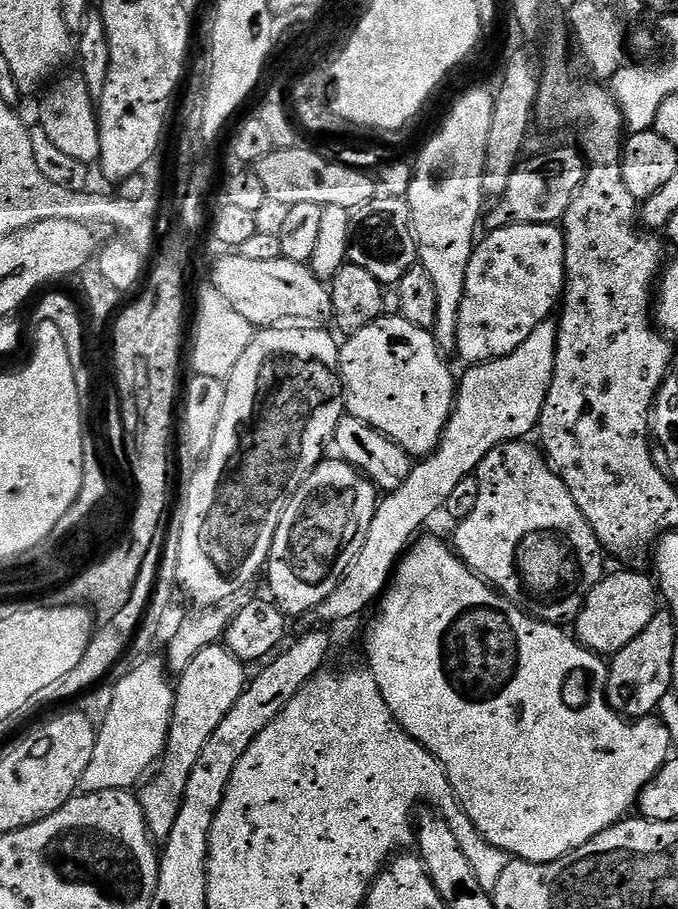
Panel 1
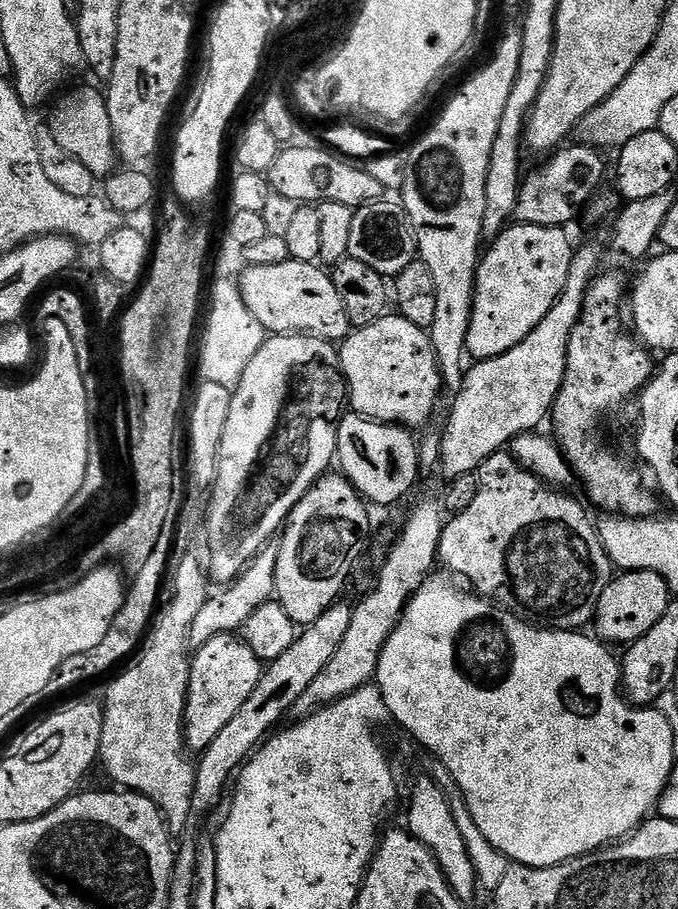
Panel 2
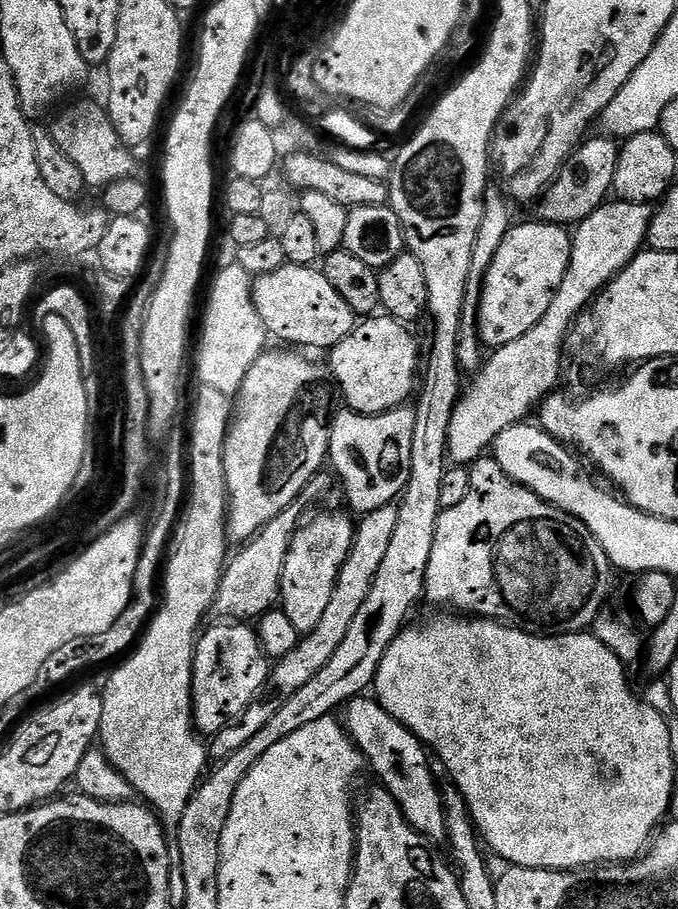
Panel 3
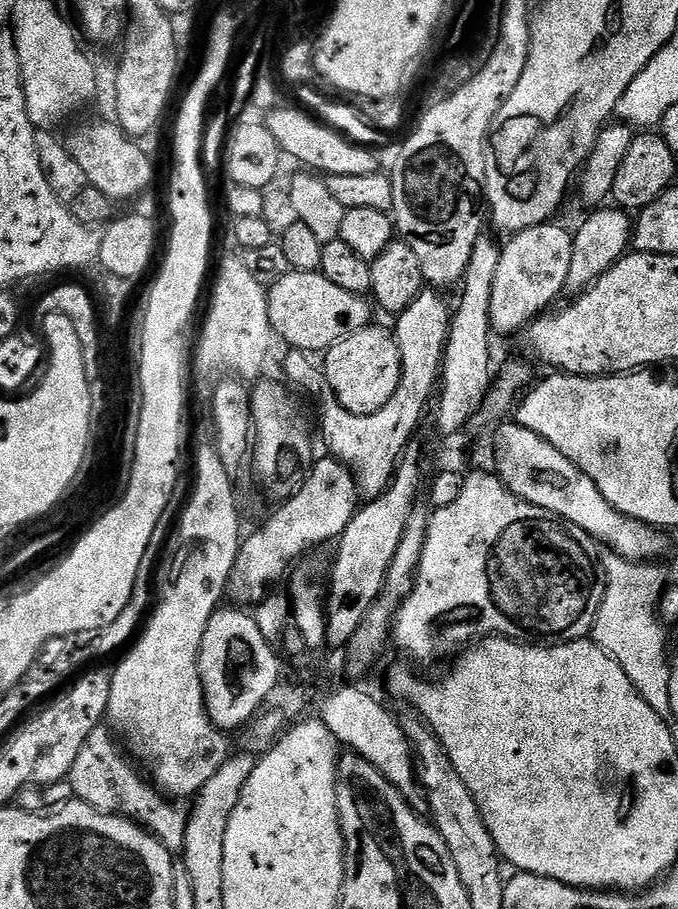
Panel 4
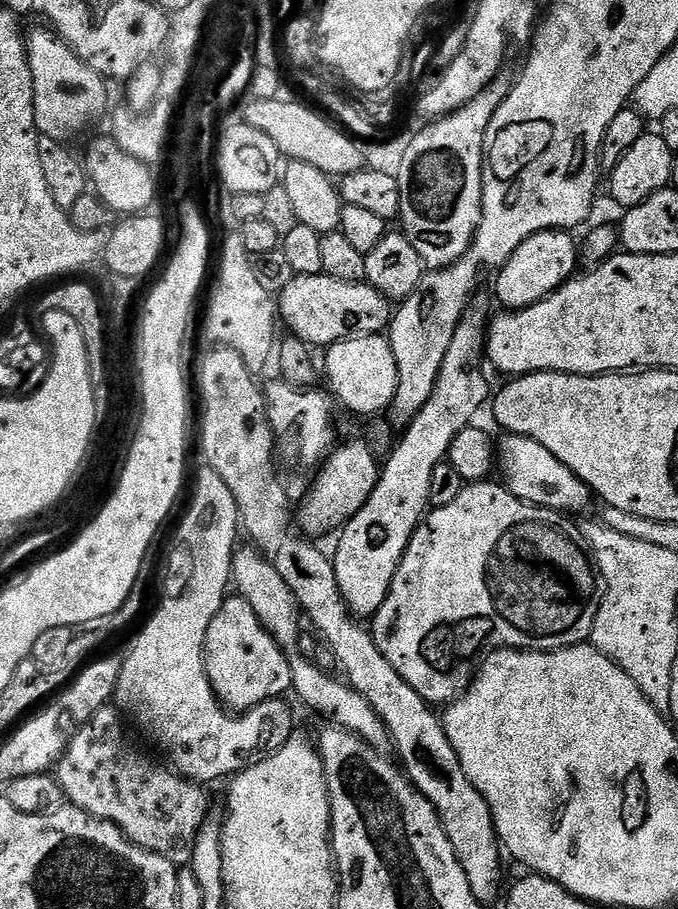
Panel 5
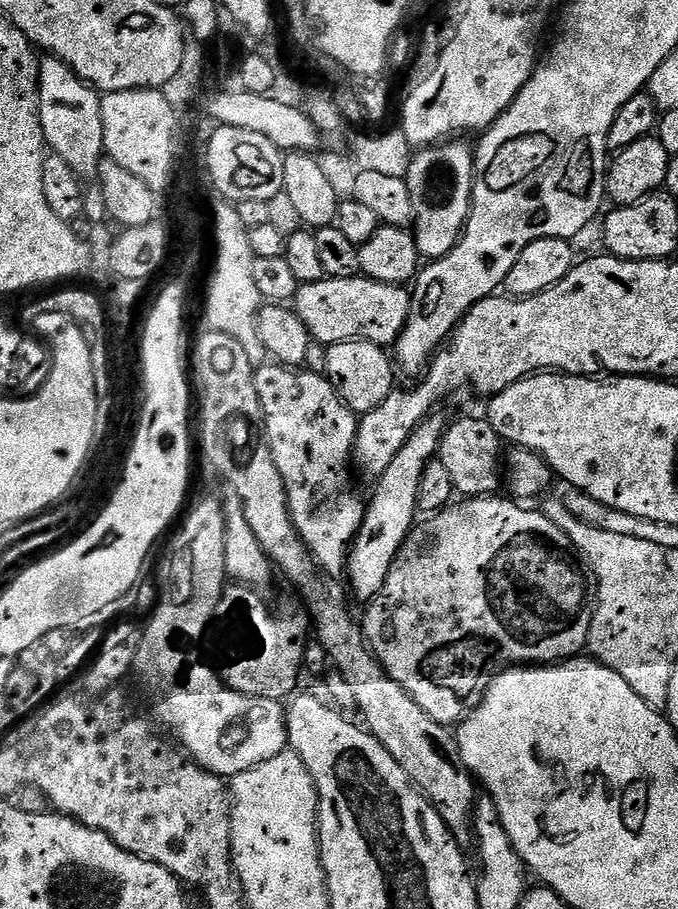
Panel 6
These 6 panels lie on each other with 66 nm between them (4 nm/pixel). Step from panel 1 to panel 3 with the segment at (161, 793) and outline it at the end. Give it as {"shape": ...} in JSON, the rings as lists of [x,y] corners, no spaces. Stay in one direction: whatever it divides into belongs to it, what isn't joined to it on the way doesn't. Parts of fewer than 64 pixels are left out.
{"shape":[[[216,622],[208,633],[197,639],[196,653],[192,656],[192,702],[194,705],[194,723],[197,733],[211,738],[217,736],[228,724],[234,723],[256,697],[264,690],[268,683],[270,658],[260,645],[260,637],[255,627],[244,622]]]}

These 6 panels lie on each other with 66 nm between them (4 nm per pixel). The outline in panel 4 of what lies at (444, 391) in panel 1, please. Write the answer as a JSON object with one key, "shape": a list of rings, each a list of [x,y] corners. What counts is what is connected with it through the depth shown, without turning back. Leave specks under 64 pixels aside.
{"shape":[[[369,326],[340,340],[322,356],[322,369],[334,388],[337,402],[358,415],[370,415],[381,410],[399,386],[402,362],[395,335],[384,328]]]}

